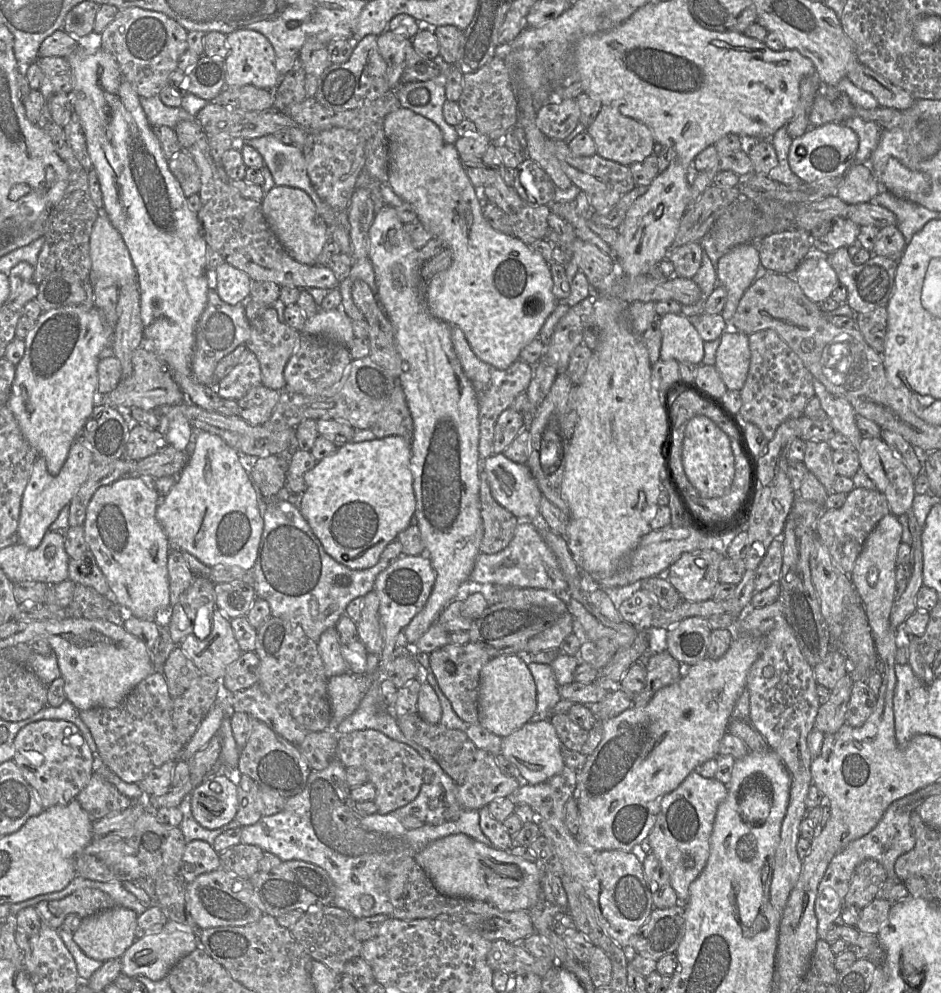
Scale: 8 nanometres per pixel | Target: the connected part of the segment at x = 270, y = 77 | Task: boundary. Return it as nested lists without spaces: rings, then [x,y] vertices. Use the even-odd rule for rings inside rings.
[[[250,29],[235,30],[226,35],[228,54],[225,62],[225,87],[252,85],[265,90],[277,89],[282,76],[275,67],[275,51],[260,32]]]

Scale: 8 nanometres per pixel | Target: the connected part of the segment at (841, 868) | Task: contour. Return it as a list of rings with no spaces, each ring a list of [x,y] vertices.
[[[907,796],[898,799],[890,804],[890,806],[885,811],[883,817],[877,823],[877,825],[865,836],[851,842],[845,849],[839,852],[837,855],[833,857],[831,860],[823,879],[821,880],[817,898],[815,902],[815,914],[818,920],[818,938],[825,940],[827,932],[830,926],[834,923],[840,922],[840,916],[842,913],[844,905],[844,899],[849,890],[850,880],[853,875],[855,868],[865,860],[872,859],[880,863],[886,873],[888,879],[897,880],[898,882],[902,882],[897,878],[895,873],[895,862],[897,858],[910,850],[912,850],[915,846],[915,839],[911,831],[910,827],[910,815],[911,812],[906,810],[907,805]]]

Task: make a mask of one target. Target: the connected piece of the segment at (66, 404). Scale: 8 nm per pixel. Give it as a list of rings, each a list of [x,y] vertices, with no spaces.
[[[68,305],[42,312],[34,328],[24,338],[25,352],[21,361],[15,366],[15,378],[7,406],[30,447],[37,456],[45,458],[47,471],[52,476],[59,474],[72,444],[78,438],[82,438],[84,426],[95,407],[99,353],[107,345],[112,345],[112,335],[113,328],[104,323],[95,306],[92,309],[84,309]]]

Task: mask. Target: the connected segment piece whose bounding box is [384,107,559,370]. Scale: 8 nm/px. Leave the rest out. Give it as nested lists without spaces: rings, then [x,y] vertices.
[[[401,107],[385,117],[384,132],[388,143],[388,184],[398,197],[413,206],[417,220],[433,238],[441,240],[452,253],[450,266],[426,284],[429,313],[458,327],[479,360],[506,370],[520,359],[521,350],[539,337],[543,324],[559,302],[552,294],[550,265],[519,238],[500,233],[489,225],[482,214],[481,193],[464,171],[454,144],[444,140],[433,121]]]

